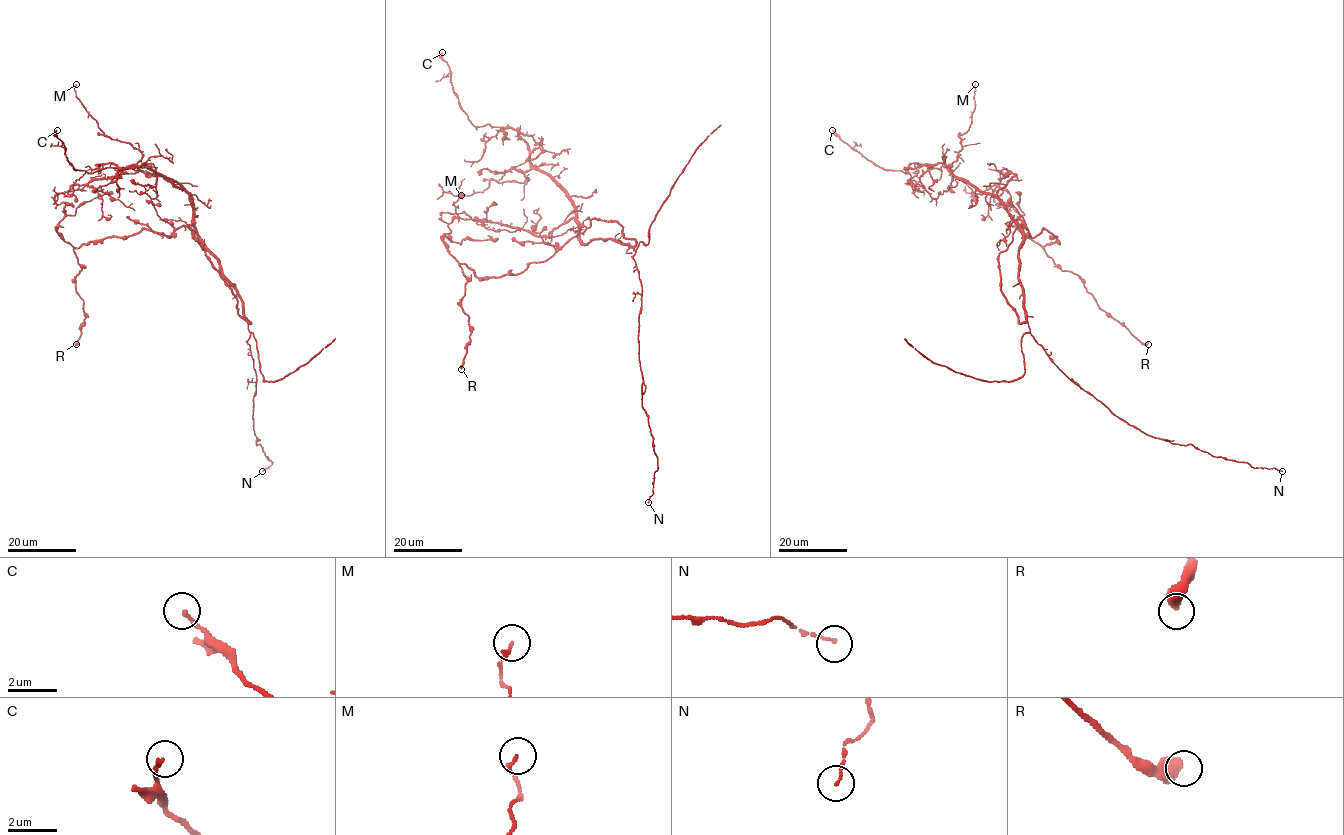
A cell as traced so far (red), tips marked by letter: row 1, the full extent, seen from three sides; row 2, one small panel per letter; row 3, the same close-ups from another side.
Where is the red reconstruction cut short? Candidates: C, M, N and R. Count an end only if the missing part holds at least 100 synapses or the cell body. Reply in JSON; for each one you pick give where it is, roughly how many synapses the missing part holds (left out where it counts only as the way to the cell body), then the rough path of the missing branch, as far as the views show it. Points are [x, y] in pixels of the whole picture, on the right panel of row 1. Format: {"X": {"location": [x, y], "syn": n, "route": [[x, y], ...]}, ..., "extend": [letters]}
{"extend": []}

